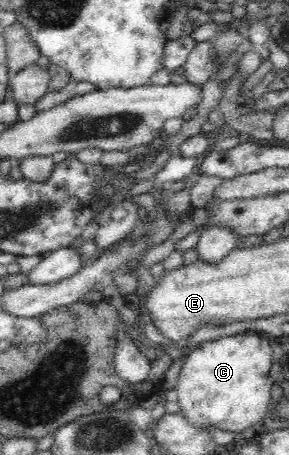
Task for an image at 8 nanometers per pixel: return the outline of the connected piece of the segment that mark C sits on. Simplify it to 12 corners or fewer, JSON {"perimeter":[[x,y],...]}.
{"perimeter":[[266,335],[197,344],[176,392],[193,425],[243,431],[271,402]]}

